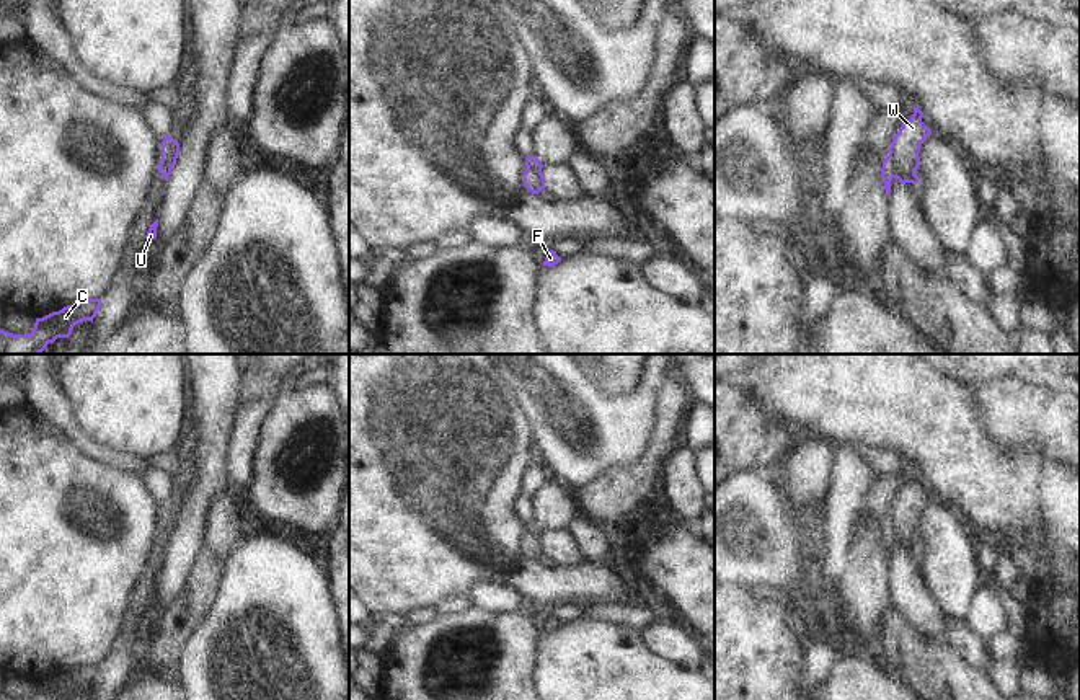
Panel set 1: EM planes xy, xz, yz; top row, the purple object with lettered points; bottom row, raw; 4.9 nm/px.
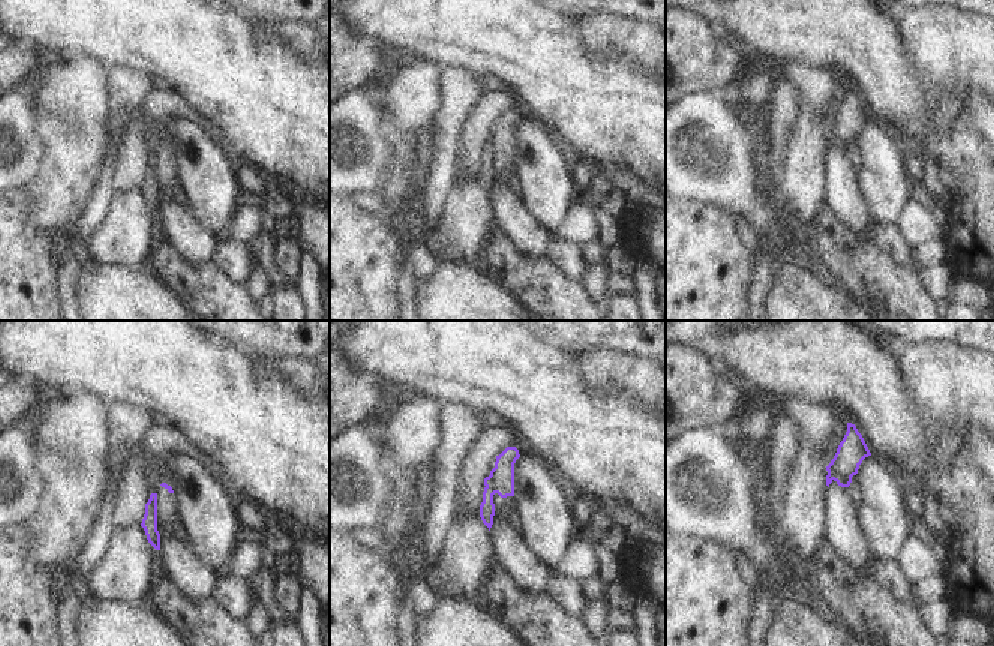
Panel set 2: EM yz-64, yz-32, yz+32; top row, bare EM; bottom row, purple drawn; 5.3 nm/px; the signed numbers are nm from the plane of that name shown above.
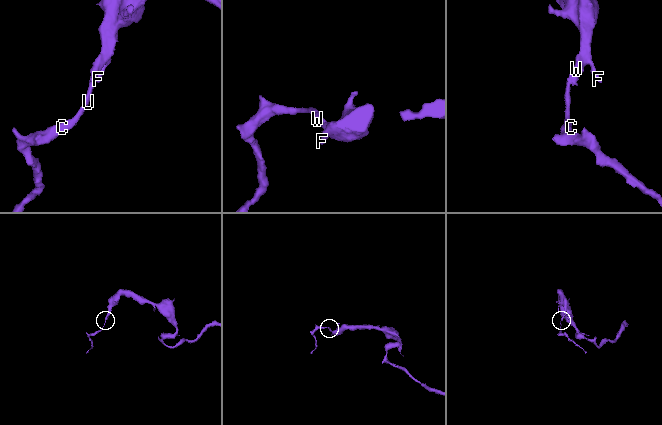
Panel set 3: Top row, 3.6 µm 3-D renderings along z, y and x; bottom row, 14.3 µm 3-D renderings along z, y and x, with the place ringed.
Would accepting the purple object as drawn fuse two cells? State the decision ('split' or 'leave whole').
split

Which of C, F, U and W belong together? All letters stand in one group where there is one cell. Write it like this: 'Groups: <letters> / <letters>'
Groups: C U / F W

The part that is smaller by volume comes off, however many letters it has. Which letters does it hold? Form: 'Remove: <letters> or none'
Remove: C, U

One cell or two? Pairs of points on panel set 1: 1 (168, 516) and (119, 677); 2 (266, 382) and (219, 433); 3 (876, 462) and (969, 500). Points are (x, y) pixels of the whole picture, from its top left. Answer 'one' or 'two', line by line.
1: one
2: two
3: two

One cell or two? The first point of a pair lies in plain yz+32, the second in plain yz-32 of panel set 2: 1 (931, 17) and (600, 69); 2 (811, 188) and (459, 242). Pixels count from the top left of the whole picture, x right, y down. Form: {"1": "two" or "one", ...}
{"1": "two", "2": "one"}

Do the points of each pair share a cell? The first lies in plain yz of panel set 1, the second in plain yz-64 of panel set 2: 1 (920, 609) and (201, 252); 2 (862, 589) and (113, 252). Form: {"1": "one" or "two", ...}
{"1": "one", "2": "one"}

